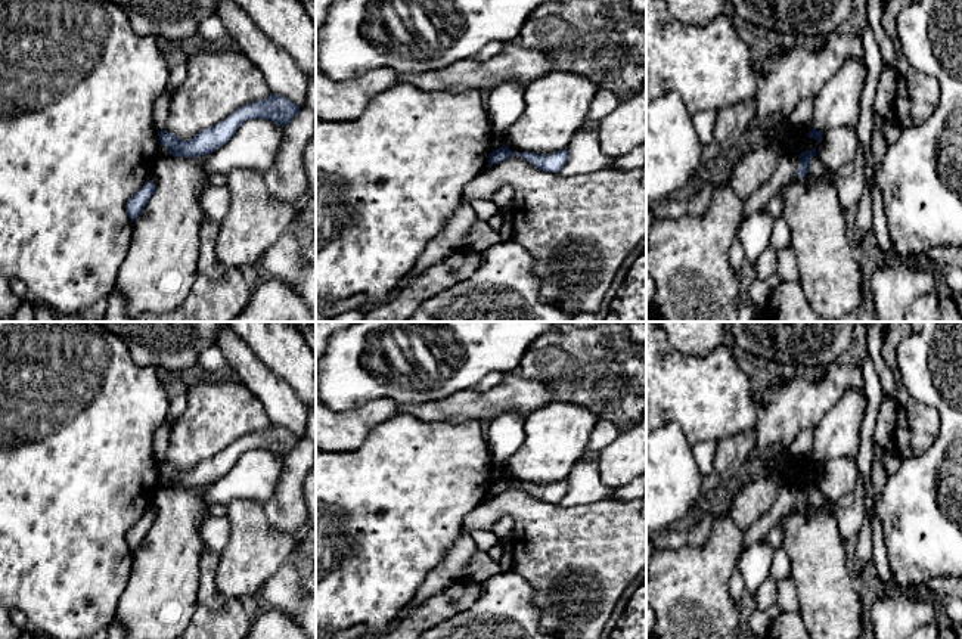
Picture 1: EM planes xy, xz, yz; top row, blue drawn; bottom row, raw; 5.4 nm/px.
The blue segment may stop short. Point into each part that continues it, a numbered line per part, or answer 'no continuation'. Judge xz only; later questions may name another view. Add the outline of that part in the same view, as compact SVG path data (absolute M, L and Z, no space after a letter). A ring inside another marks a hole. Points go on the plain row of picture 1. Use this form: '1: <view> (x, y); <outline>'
no continuation

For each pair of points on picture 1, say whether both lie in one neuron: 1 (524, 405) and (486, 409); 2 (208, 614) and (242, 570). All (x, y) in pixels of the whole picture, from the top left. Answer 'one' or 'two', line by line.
1: one
2: two

